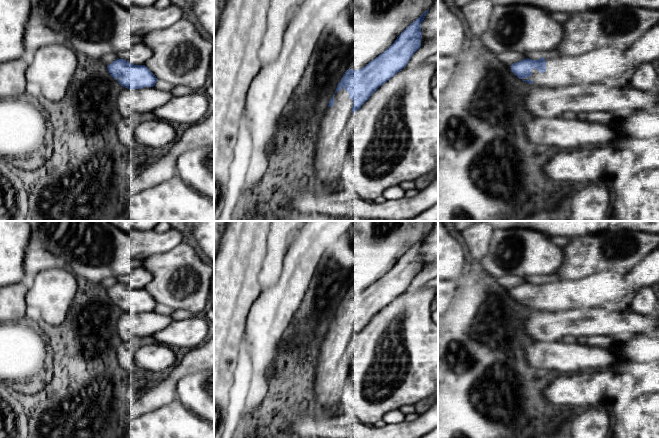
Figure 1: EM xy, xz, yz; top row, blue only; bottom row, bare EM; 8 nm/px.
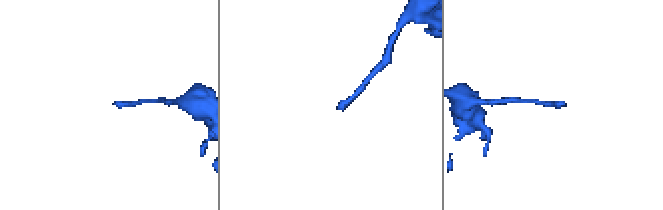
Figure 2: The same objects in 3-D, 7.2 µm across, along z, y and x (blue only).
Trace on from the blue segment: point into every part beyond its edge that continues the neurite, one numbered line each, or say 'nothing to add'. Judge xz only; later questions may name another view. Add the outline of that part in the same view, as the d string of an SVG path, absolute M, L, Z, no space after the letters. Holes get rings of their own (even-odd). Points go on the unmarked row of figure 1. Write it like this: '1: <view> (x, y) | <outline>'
nothing to add

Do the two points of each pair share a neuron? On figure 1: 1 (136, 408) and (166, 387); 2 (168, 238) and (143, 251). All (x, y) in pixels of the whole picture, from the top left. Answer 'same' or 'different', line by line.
1: same
2: same

